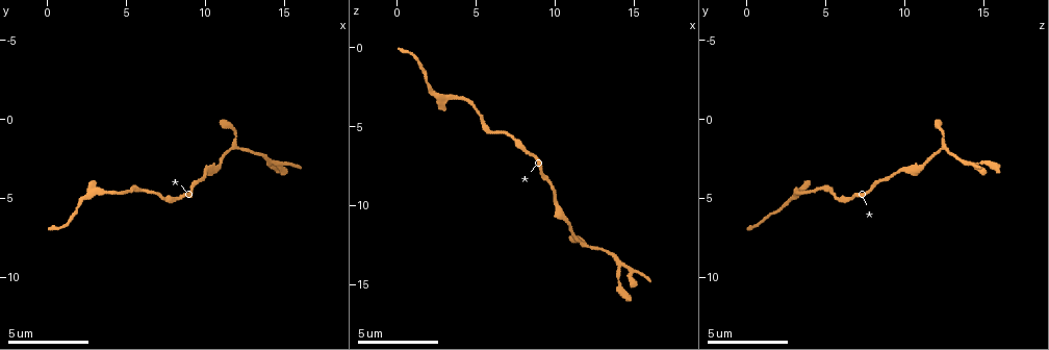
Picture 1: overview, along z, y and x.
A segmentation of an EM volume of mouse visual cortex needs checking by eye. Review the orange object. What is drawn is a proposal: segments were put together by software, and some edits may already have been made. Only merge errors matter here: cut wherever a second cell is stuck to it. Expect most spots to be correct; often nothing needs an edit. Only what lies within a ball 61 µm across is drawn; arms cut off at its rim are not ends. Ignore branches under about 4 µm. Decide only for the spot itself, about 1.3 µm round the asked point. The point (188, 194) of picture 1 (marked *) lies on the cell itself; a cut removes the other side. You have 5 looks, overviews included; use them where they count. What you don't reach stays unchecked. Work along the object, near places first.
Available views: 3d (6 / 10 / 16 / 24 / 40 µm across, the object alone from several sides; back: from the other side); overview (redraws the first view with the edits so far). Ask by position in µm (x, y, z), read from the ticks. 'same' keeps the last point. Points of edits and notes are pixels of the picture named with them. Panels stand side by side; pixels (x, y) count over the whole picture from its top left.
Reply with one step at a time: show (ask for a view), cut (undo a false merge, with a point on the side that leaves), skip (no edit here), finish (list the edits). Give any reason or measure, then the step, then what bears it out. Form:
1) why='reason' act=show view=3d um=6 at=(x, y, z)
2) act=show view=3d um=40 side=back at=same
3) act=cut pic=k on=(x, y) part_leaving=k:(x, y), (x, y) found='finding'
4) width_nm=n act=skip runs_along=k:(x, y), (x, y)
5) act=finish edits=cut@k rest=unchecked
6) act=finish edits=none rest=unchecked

why='calibre changes' act=show view=3d um=10 at=(9.9, 3.6, 9.0)

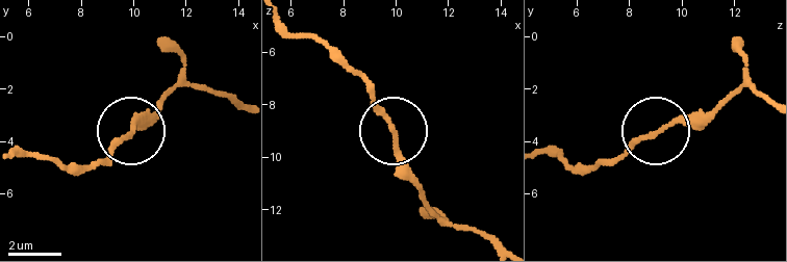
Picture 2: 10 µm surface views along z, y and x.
width_nm=160 act=skip runs_along=2:(613, 160), (678, 123), (709, 115) found='continuous, no second cell'

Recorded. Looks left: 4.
why='three-way junction' act=show view=3d um=6 at=(12.6, 2.0, 12.6)

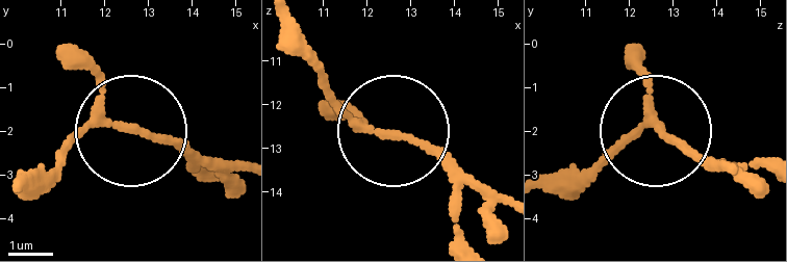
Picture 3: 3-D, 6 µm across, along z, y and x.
act=show view=3d um=6 side=back at=(12.55, 1.95, 12.65)

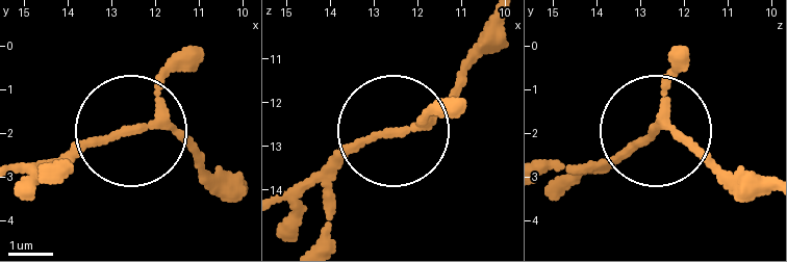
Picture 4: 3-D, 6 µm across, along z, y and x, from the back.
arms=3 act=skip runs_along=4:(232, 185), (153, 129), (97, 136), (34, 181) found='one cell here'

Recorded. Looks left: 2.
why='calibre changes' act=show view=3d um=6 at=(4.1, 4.8, 3.2)

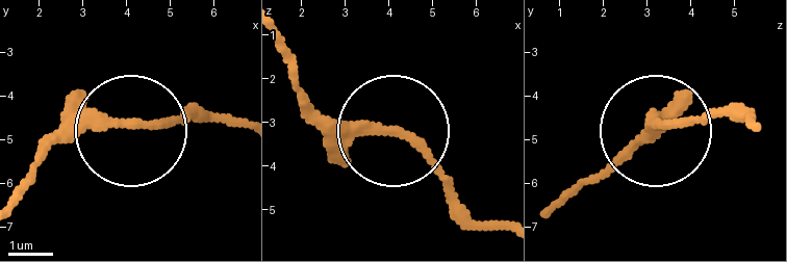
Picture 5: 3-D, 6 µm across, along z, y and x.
act=skip runs_along=5:(505, 231), (392, 134), (337, 127), (307, 101) found='continuous, no second cell'

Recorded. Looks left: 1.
act=finish edits=none rest=unchecked

